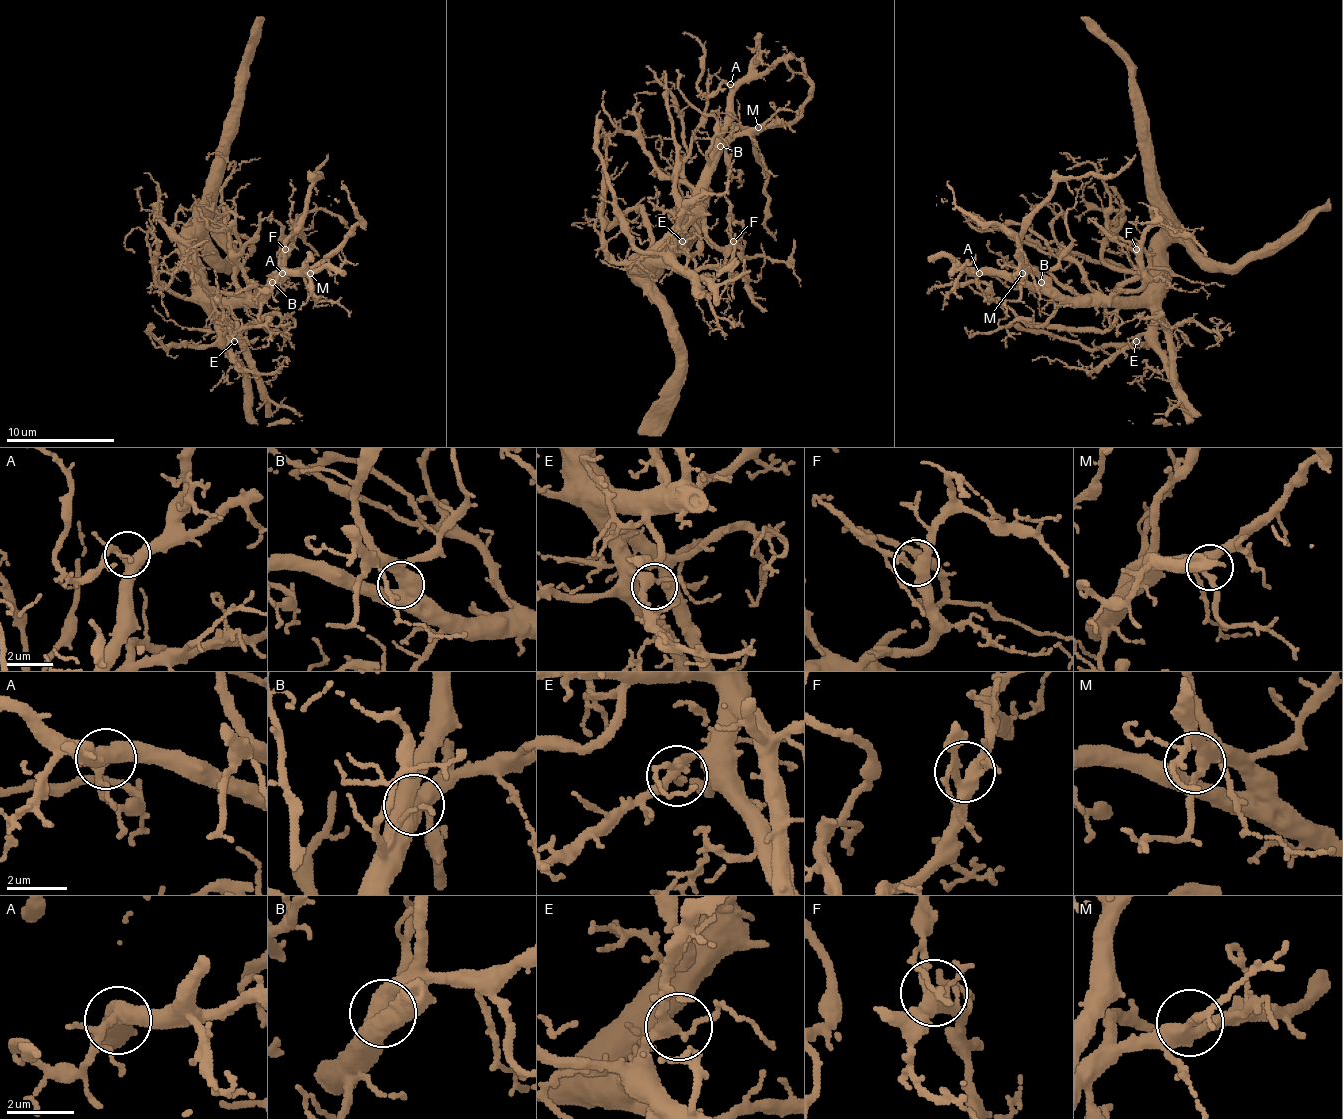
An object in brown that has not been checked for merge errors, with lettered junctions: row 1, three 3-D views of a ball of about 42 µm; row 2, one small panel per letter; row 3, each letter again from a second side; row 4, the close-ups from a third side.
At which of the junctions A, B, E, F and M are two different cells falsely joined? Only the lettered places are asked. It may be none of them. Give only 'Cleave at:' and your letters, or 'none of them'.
Cleave at: none of them

